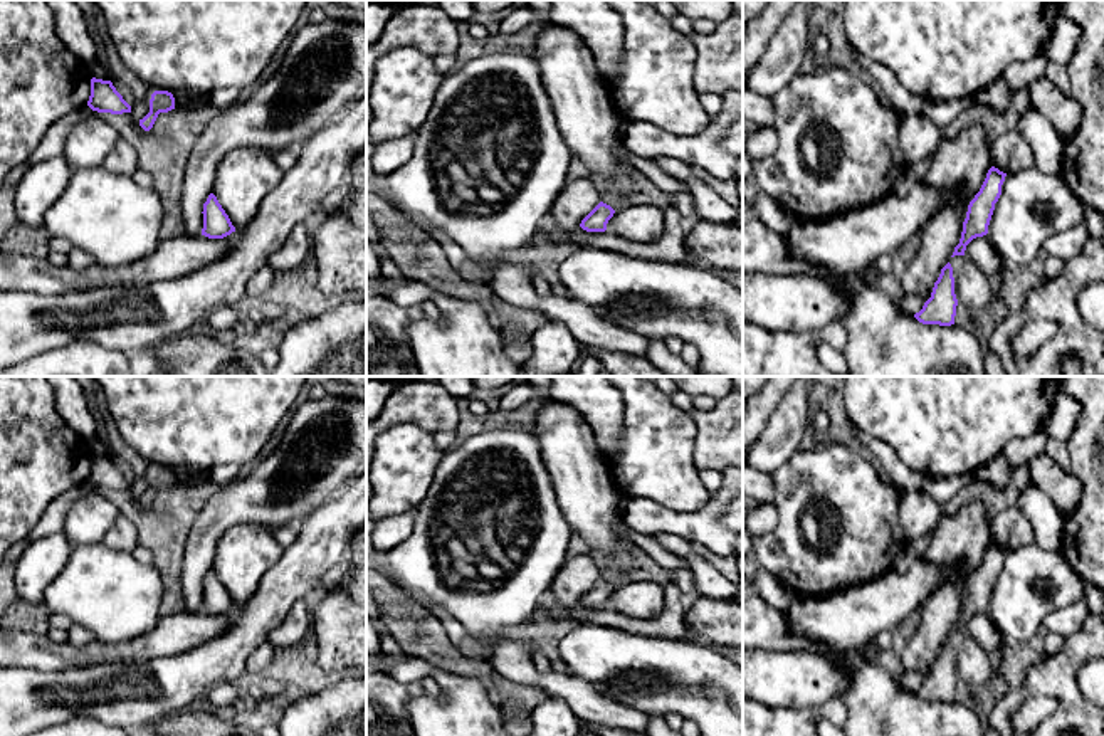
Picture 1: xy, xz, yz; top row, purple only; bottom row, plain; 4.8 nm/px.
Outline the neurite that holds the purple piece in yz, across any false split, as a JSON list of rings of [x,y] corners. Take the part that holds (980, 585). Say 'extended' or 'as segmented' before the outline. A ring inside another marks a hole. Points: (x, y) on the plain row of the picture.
as segmented | [[[991,543],[986,549],[986,555],[975,571],[975,575],[968,581],[966,595],[963,598],[963,608],[959,620],[954,623],[954,632],[965,632],[966,622],[976,615],[988,610],[988,602],[995,586],[995,580],[1001,571],[1001,561],[1005,558],[1007,549]]]

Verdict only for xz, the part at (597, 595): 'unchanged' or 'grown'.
unchanged

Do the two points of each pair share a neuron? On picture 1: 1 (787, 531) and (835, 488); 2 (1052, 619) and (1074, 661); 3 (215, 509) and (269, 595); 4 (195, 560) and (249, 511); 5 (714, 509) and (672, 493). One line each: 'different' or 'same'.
1: same
2: different
3: different
4: same
5: different

